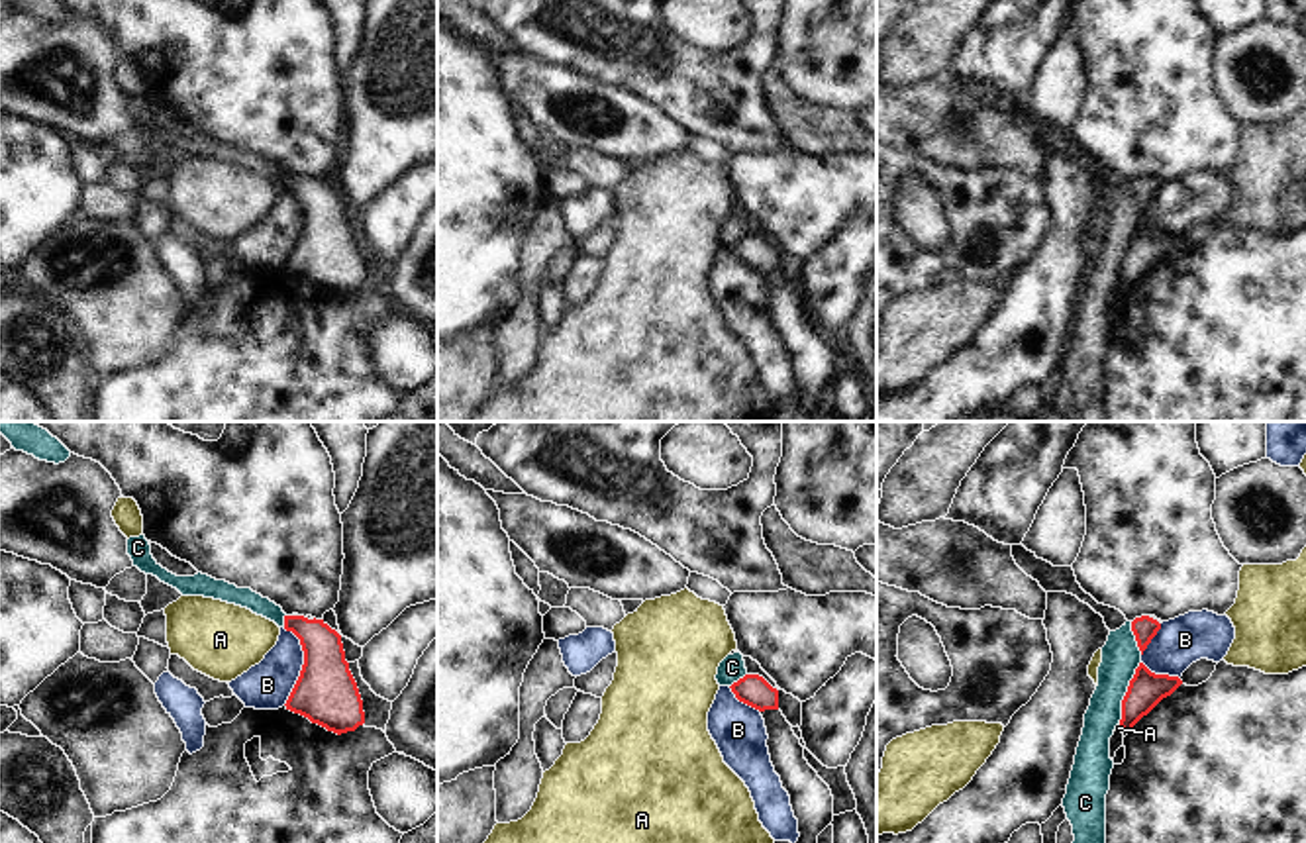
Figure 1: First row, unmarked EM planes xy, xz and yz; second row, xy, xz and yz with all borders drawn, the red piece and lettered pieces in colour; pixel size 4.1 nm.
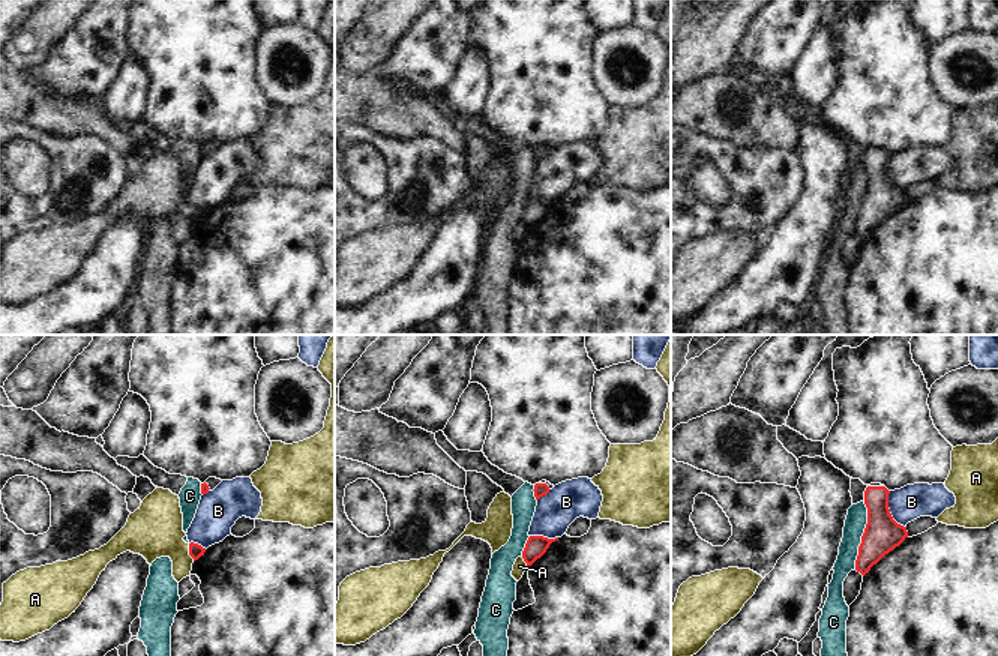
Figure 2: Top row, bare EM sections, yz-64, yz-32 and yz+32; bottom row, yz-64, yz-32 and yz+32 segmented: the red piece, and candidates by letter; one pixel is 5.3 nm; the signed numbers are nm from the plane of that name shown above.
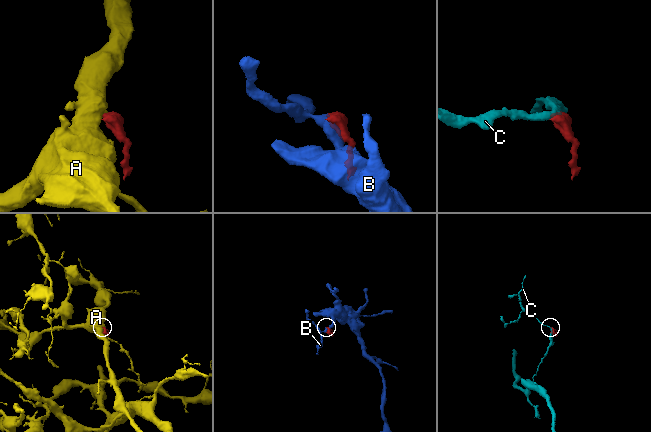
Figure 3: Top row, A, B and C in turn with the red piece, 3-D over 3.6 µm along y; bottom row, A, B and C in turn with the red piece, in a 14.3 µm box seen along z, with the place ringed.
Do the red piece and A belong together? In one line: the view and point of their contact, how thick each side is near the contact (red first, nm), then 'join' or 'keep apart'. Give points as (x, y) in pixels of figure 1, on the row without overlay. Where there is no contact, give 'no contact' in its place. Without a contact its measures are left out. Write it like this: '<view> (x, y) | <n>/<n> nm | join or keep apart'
yz (1120, 287) | 150/20 nm | keep apart

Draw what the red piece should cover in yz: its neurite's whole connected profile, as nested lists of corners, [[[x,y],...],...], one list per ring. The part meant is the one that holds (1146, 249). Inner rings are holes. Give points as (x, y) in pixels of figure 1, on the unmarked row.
[[[1139,223],[1122,261],[1122,292],[1131,292],[1143,276],[1163,259],[1171,257],[1180,245],[1182,241],[1179,237],[1155,235]]]

